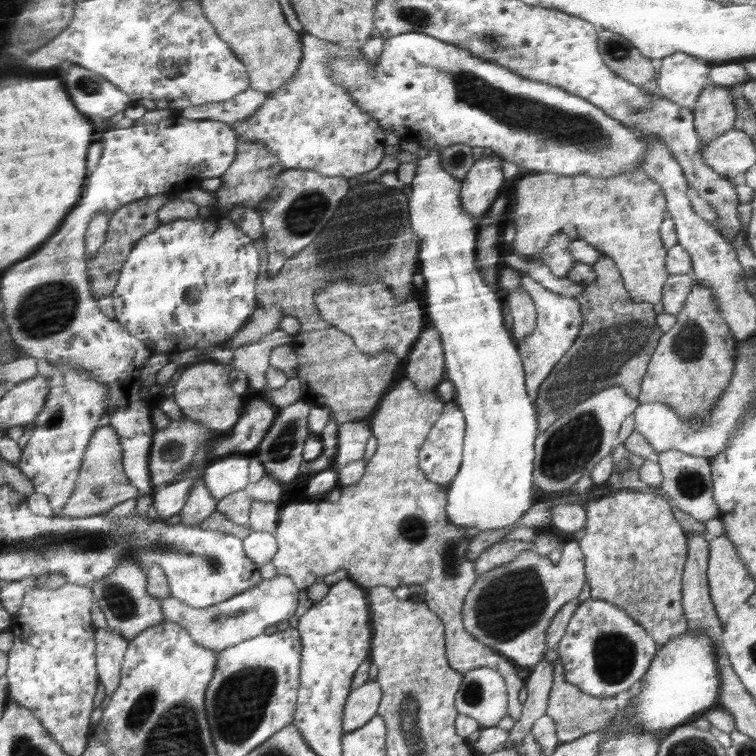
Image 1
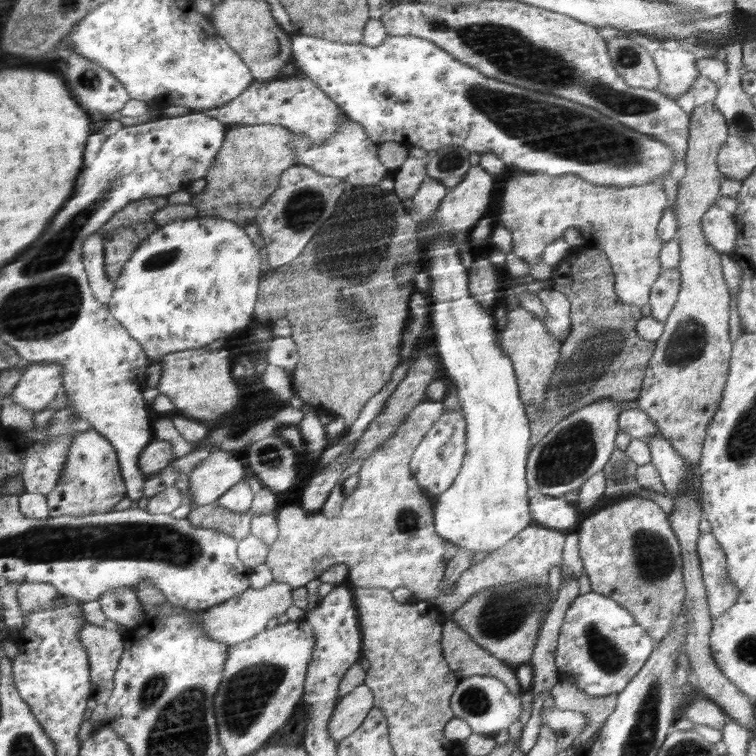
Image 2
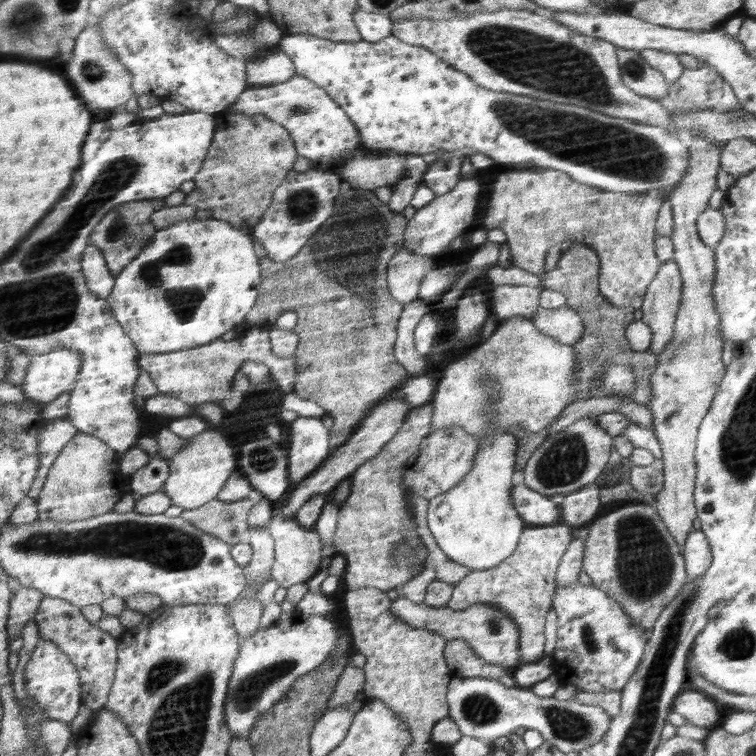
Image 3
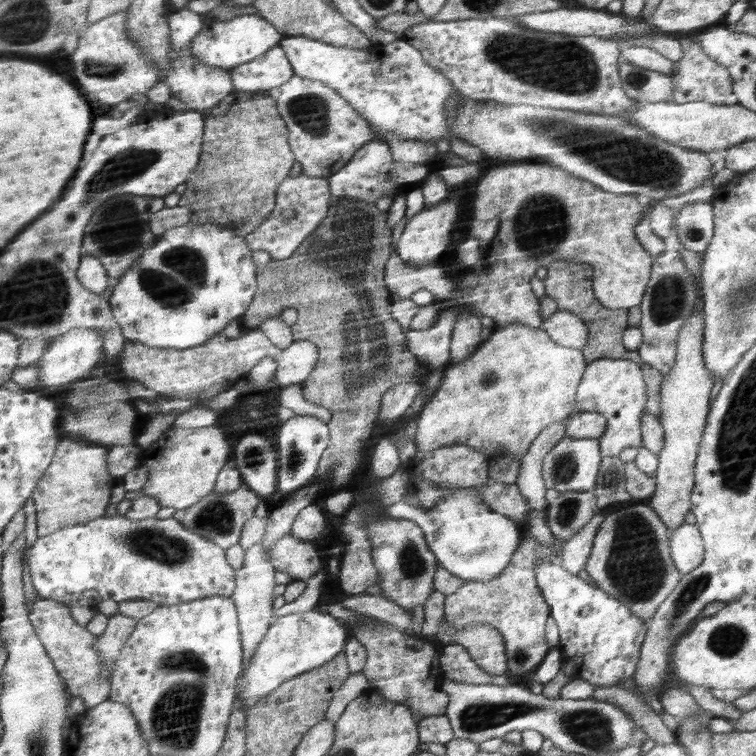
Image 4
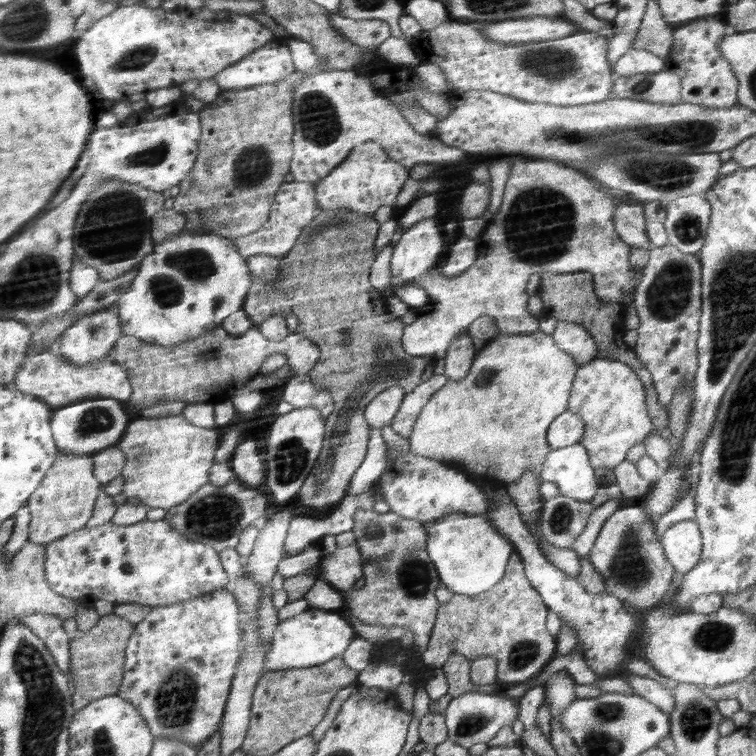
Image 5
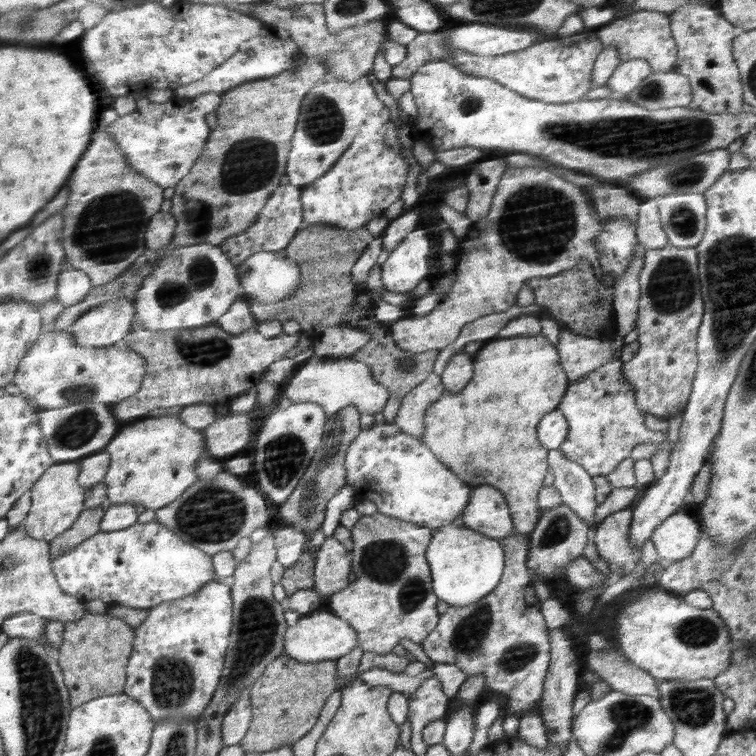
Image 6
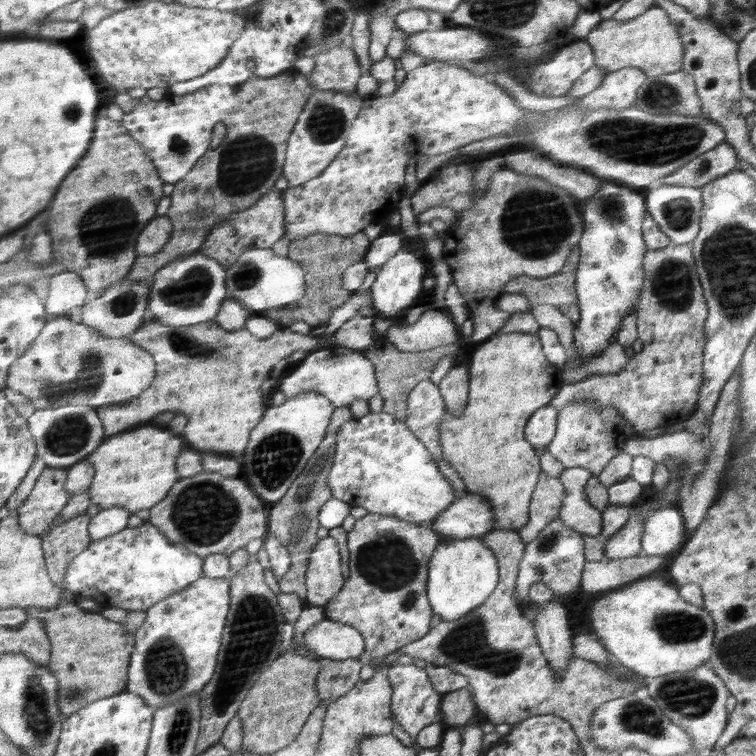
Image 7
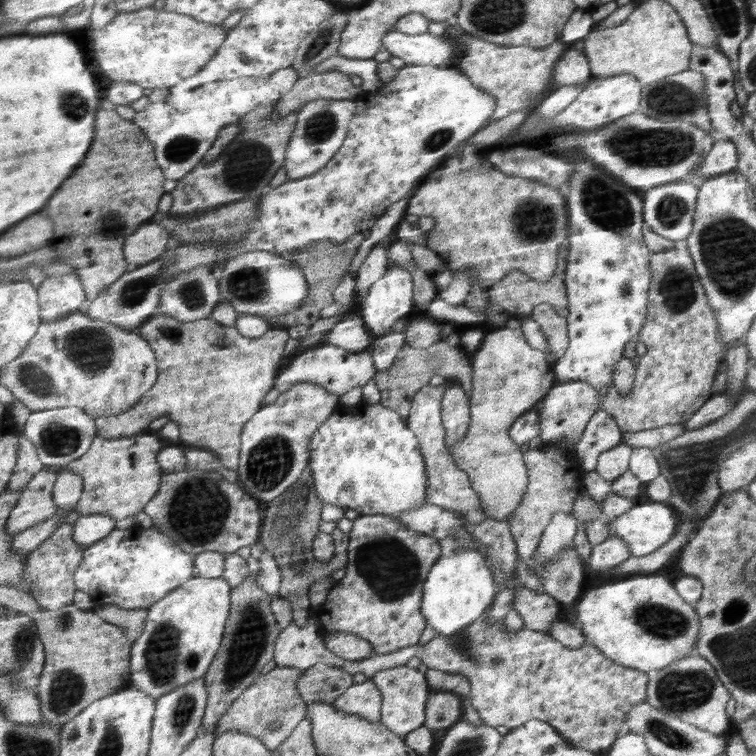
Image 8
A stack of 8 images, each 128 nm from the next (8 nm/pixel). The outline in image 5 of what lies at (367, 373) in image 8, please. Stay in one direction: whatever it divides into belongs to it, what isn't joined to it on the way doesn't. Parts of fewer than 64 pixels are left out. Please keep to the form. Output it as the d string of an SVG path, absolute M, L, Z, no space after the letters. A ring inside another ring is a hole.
M310 375L293 376L282 385L282 398L294 408L317 408L324 419L333 411L333 396L328 389L317 389ZM392 386L377 394L372 401L366 405L365 419L371 428L380 429L392 422L400 403L406 396L399 386Z

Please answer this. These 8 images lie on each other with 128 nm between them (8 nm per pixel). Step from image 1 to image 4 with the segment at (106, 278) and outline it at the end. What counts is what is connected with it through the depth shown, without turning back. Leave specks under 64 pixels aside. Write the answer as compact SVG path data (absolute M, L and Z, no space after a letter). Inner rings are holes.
M118 195L112 197L94 214L86 231L84 254L97 256L108 269L110 278L117 281L124 277L139 258L149 252L160 238L154 234L152 217L168 206L165 197Z

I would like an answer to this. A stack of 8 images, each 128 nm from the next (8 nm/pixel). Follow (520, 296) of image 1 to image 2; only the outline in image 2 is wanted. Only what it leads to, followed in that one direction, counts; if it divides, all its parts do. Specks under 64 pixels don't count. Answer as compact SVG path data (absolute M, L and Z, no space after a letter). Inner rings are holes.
M521 305L510 309L507 314L507 325L499 332L498 340L501 350L513 362L522 404L526 406L526 410L528 406L541 406L545 402L547 386L559 364L561 344L543 321L536 318L532 311L522 308Z

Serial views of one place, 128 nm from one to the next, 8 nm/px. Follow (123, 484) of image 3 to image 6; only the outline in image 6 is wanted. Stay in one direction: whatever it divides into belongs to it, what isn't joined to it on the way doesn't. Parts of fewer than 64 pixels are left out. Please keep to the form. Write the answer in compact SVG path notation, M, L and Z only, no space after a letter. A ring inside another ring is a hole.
M81 461L55 463L55 466L40 478L40 482L32 490L33 506L30 516L24 522L28 535L38 540L52 542L70 531L83 516L90 488L80 483L82 468L84 467Z

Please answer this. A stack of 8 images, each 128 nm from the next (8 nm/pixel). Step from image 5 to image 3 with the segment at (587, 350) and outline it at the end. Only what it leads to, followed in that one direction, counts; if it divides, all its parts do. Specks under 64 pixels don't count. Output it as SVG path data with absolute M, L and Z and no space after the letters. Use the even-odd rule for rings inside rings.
M539 306L533 322L544 334L570 346L580 340L584 330L581 316L569 306L554 310Z

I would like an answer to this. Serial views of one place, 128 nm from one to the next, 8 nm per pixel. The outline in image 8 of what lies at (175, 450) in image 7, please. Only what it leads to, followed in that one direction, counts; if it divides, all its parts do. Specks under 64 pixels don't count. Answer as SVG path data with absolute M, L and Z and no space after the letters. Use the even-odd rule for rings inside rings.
M144 432L126 438L107 439L100 435L93 447L64 470L78 472L86 479L84 496L77 511L84 515L110 514L116 520L126 520L144 512L158 496L166 471L159 463L161 452L171 446L158 432Z

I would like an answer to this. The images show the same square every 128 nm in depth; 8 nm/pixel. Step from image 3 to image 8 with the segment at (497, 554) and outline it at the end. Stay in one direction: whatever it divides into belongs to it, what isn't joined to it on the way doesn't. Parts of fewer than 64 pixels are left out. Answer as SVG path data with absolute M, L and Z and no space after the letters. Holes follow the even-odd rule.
M474 549L454 551L448 557L439 557L430 569L423 584L420 613L426 619L426 626L434 628L436 634L456 634L481 618L496 598L497 588L492 565L485 554Z

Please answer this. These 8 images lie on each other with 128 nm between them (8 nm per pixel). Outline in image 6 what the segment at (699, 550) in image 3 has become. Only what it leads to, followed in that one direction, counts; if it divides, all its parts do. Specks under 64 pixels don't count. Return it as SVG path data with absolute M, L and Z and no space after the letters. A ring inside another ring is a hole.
M682 509L665 518L650 538L658 561L668 568L669 564L687 559L697 549L701 532L700 521Z

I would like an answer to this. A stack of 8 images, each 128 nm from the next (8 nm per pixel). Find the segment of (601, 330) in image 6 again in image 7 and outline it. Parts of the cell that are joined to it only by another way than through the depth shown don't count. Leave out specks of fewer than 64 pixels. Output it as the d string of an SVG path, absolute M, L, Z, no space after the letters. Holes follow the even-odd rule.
M574 248L558 274L547 278L521 276L506 284L504 292L523 294L528 298L531 309L543 304L551 304L576 324L580 314L575 289L579 258L579 250Z

